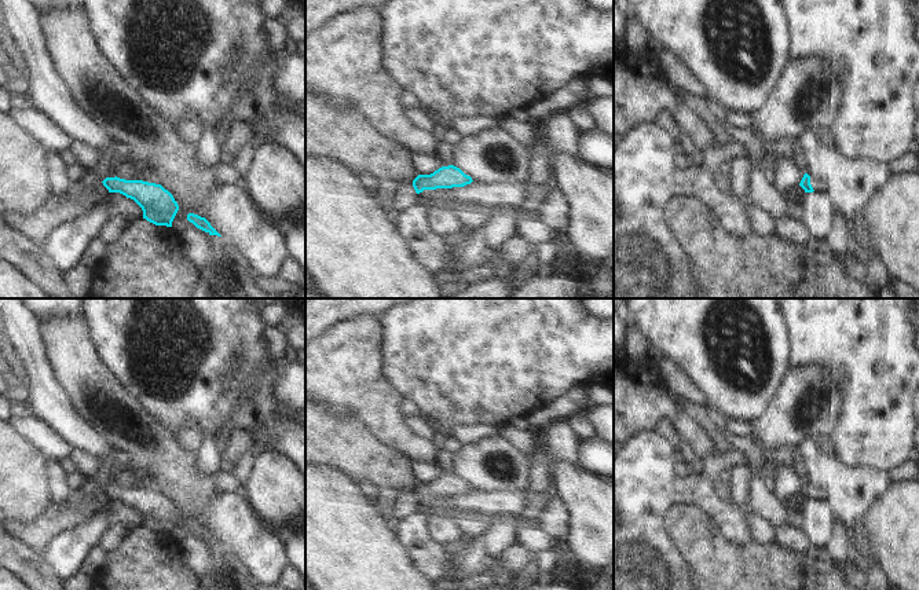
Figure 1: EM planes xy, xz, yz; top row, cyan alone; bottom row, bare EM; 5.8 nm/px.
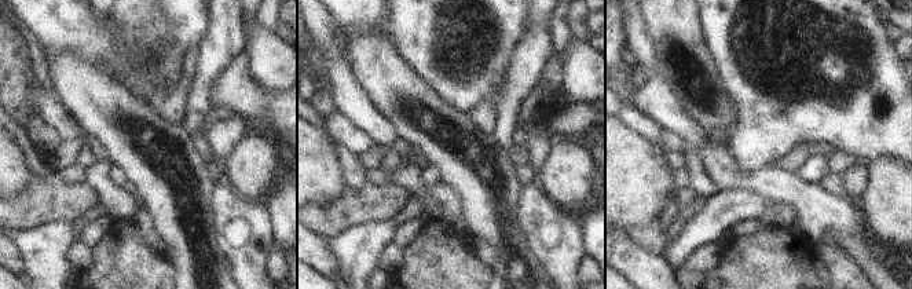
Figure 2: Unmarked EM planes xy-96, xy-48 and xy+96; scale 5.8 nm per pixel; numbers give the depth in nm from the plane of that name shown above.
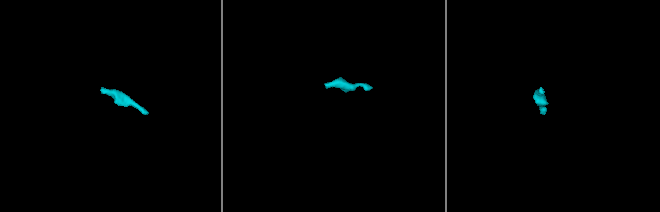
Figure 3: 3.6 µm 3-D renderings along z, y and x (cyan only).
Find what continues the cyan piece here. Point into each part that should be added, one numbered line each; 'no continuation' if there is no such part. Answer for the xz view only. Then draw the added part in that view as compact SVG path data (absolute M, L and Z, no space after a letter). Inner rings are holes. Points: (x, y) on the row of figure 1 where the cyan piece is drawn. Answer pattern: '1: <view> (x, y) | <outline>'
1: xz (405, 195) | M413 183L392 186L392 194L391 208L395 213L414 205L420 199L420 194L415 193Z

